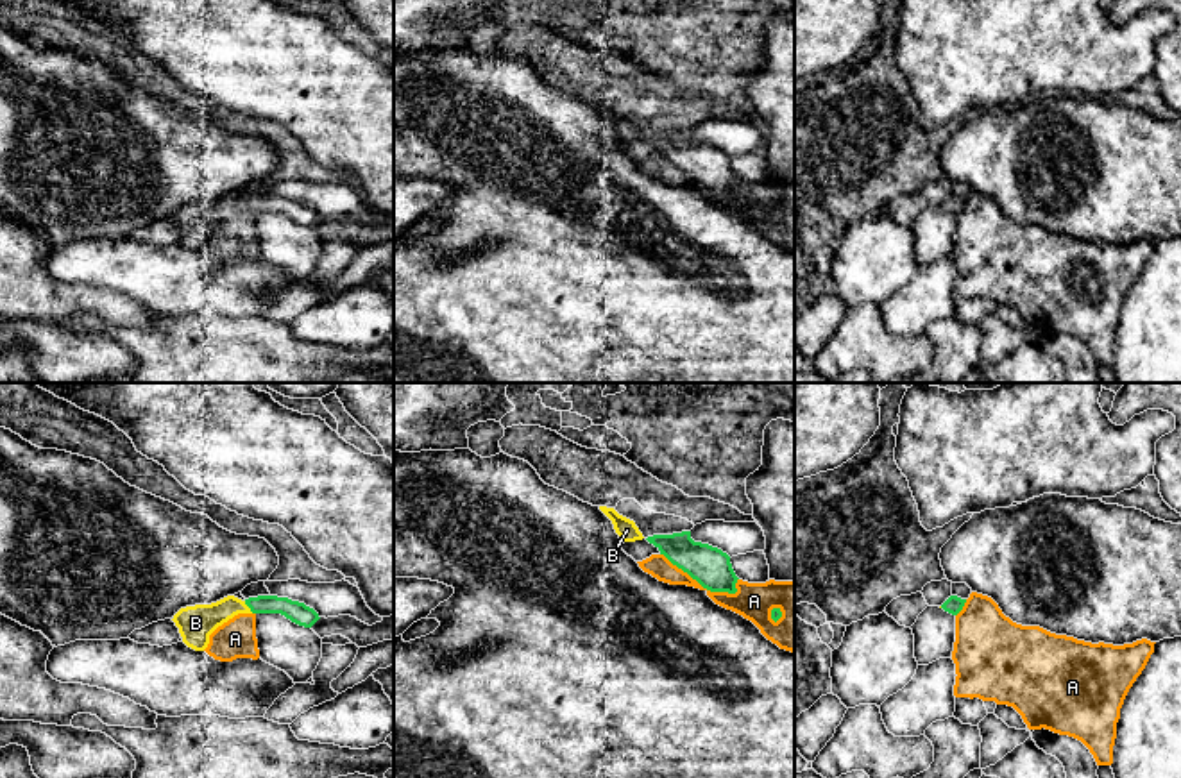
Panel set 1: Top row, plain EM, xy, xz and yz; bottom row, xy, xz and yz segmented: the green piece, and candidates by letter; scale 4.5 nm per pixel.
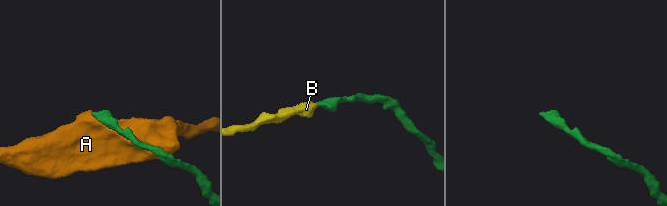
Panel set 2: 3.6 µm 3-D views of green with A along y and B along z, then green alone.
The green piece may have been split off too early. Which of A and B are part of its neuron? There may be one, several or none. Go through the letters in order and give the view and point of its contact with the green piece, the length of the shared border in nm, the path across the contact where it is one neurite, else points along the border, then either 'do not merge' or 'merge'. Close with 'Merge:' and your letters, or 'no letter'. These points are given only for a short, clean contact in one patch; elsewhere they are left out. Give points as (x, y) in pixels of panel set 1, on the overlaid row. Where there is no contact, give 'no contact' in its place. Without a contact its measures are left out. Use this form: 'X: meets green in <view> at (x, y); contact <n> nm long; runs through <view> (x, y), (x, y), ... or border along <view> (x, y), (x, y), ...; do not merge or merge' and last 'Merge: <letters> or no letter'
A: meets green in xz at (700, 583); contact 400 nm long; do not merge
B: meets green in xy at (247, 605); contact 70 nm long; runs through xy (297, 612), (283, 605), (247, 605), (228, 607), (195, 623); merge
Merge: B

